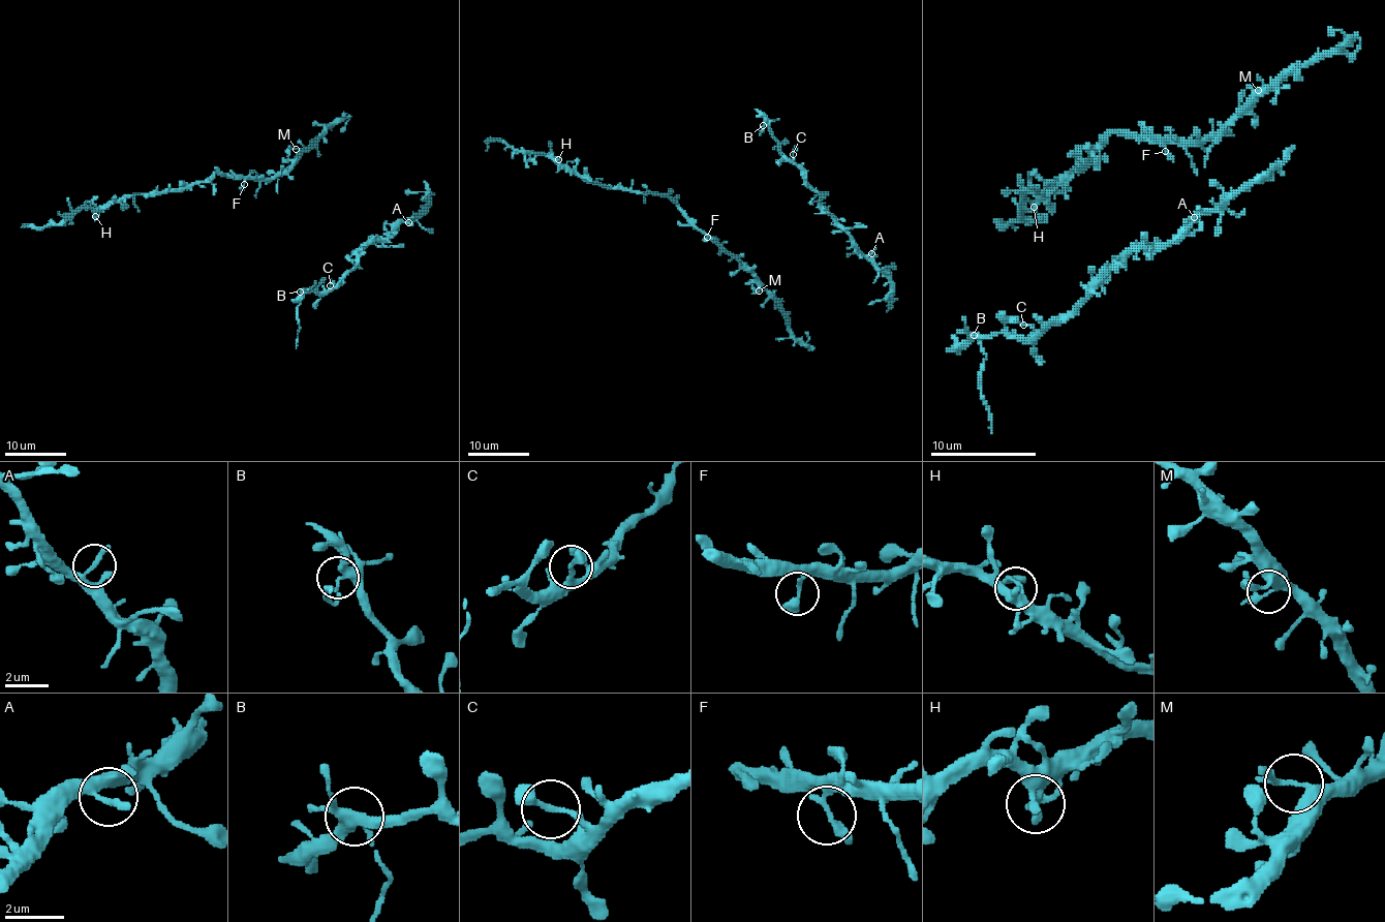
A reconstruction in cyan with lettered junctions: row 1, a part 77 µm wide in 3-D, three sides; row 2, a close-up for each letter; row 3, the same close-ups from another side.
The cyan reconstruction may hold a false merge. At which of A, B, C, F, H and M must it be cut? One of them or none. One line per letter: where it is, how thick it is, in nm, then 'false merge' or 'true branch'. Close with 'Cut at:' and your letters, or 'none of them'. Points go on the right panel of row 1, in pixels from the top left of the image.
A: place (1194, 217); calibre 180 nm; true branch
B: place (974, 335); calibre 240 nm; false merge
C: place (1023, 325); calibre 200 nm; true branch
F: place (1165, 151); calibre 260 nm; true branch
H: place (1034, 207); calibre 240 nm; true branch
M: place (1258, 90); calibre 200 nm; true branch
Cut at: B

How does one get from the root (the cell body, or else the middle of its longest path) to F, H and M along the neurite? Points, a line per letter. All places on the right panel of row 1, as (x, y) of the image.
F: (1275, 101), (1275, 90), (1263, 88), (1223, 127), (1207, 137), (1170, 141), (1165, 151)
H: (1275, 101), (1275, 90), (1263, 88), (1202, 141), (1146, 141), (1112, 132), (1034, 207)
M: (1275, 101), (1273, 88), (1258, 93), (1258, 90)

